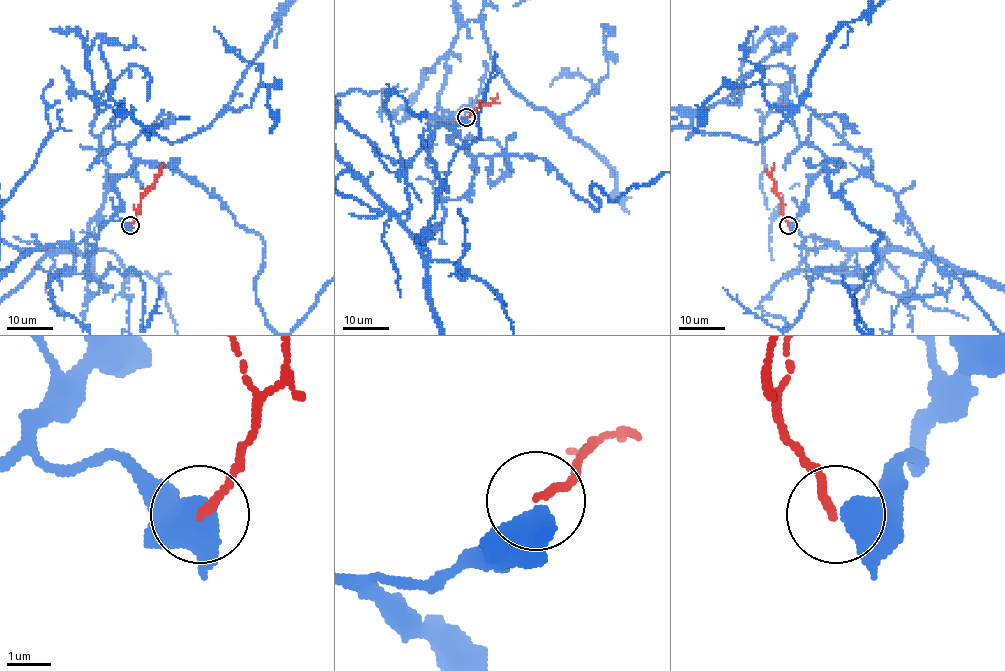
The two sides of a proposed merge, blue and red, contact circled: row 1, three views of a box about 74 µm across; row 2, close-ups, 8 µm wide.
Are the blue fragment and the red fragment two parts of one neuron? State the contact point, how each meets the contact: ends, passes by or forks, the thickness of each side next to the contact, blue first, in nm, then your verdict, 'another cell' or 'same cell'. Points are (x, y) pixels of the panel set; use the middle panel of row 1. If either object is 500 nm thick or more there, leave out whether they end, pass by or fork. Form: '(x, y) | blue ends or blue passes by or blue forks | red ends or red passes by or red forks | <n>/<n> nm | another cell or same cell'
(466, 117) | 650/180 nm | another cell

